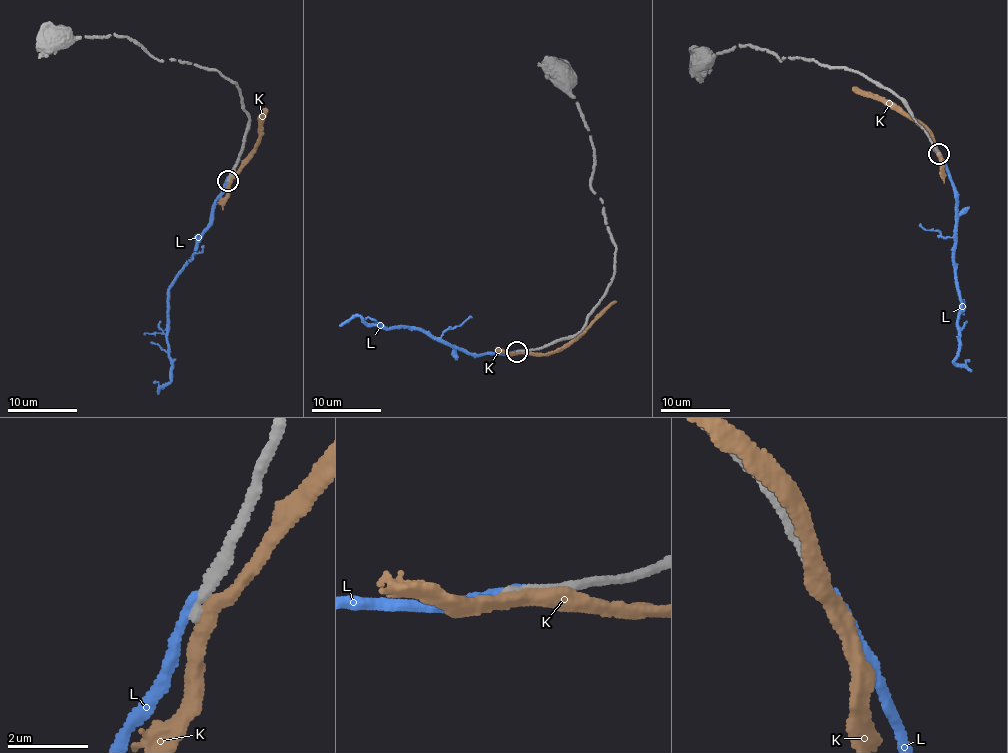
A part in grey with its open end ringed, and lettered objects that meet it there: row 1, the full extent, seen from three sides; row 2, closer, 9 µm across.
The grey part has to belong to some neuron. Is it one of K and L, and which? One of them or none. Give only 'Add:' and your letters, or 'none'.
Add: none

